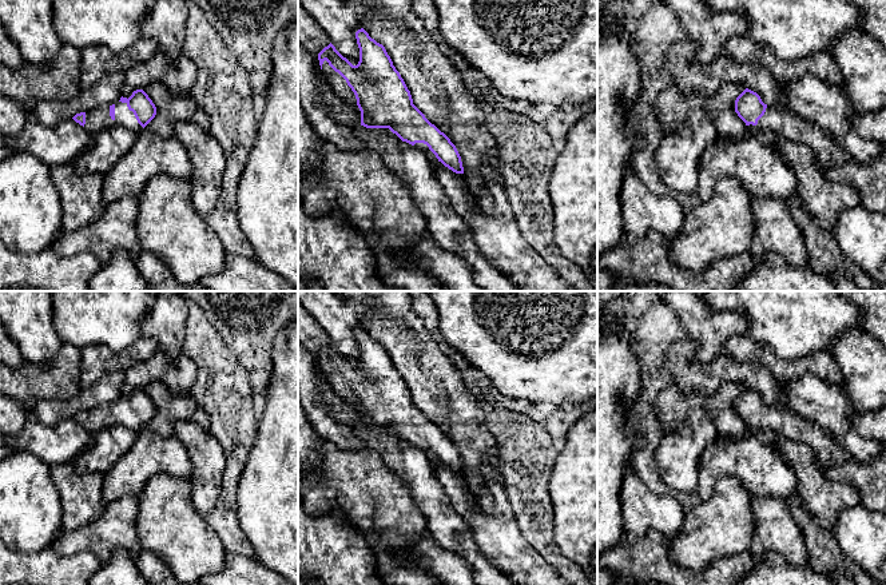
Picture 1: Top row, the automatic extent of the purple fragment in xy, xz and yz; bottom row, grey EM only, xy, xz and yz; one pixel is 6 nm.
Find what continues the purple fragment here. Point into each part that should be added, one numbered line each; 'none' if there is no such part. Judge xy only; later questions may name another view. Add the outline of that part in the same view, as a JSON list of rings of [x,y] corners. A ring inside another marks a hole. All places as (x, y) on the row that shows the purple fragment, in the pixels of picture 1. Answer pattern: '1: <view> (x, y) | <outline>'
1: xy (98, 119) | [[[118,102],[115,104],[114,120],[110,116],[110,106],[86,112],[84,128],[91,135],[110,127],[126,127],[136,134],[143,130],[134,112],[128,110],[127,103]]]

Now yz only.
1: yz (789, 126) | [[[767,106],[758,124],[747,126],[747,131],[774,131],[784,139],[808,146],[815,152],[817,162],[823,170],[837,168],[854,160],[851,155],[835,146],[817,124],[775,106]]]

